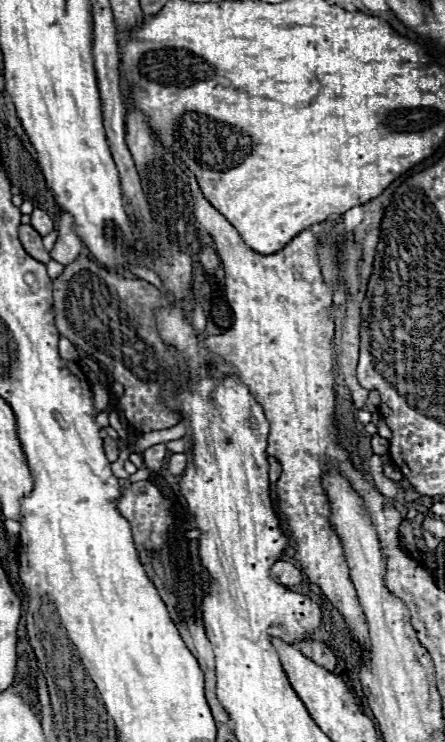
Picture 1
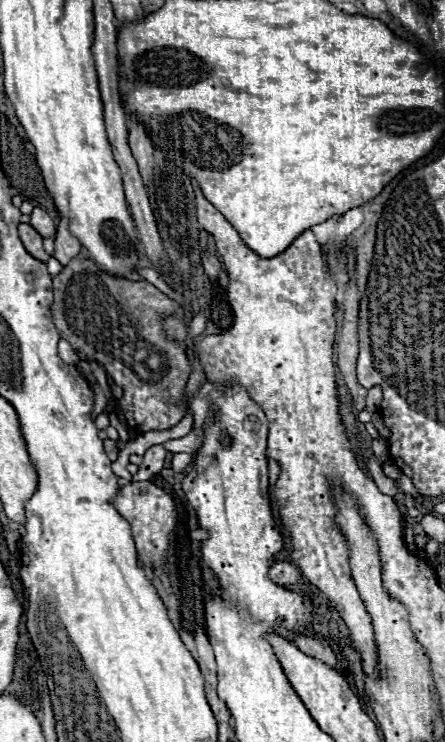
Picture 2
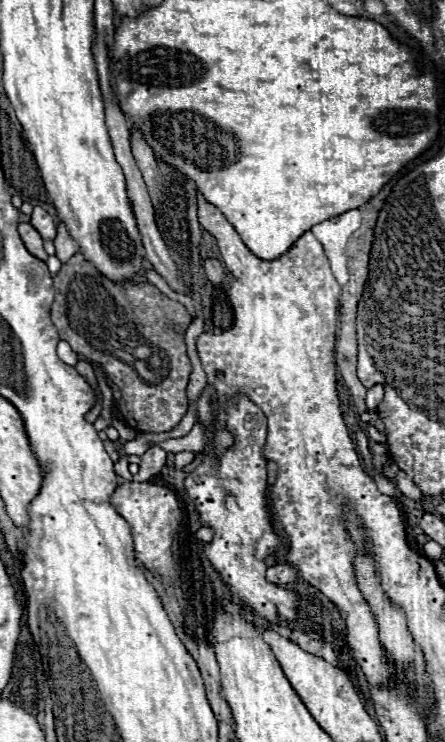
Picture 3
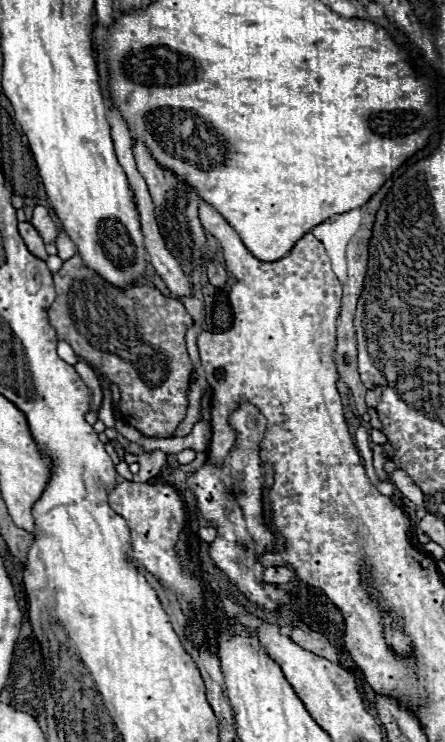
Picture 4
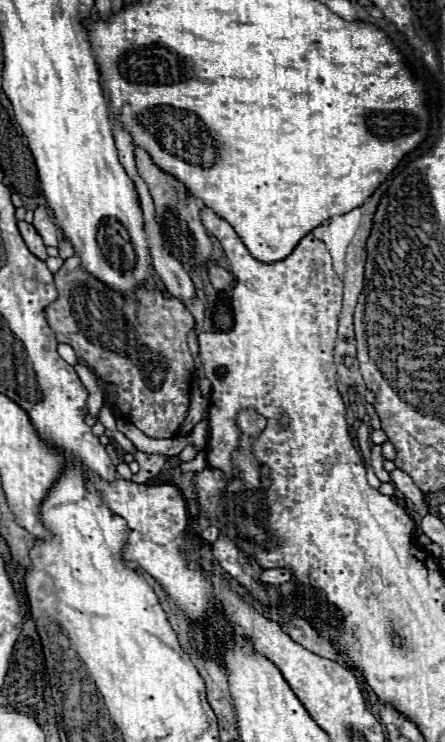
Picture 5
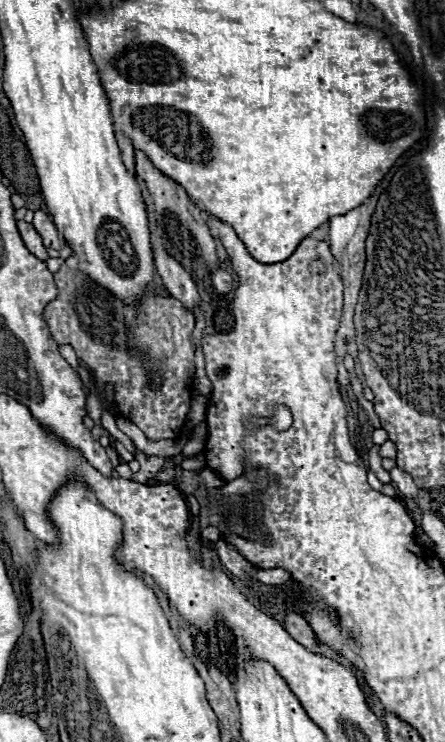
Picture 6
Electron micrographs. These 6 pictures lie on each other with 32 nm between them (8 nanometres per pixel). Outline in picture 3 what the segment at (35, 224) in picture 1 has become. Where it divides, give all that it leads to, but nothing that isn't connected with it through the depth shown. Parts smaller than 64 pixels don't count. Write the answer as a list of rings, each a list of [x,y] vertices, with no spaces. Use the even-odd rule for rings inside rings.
[[[40,206],[34,208],[30,224],[40,232],[40,236],[42,236],[44,240],[54,240],[54,238],[56,238],[56,224],[54,224],[52,216],[50,216],[44,208],[40,208]]]

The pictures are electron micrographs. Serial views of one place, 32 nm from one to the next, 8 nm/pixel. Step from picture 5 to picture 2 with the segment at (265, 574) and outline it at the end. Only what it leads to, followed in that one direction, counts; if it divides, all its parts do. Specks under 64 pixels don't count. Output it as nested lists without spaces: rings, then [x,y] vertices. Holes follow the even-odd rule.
[[[276,562],[270,572],[268,572],[268,578],[280,586],[286,586],[286,584],[296,584],[301,579],[301,573],[294,565],[289,562]]]

